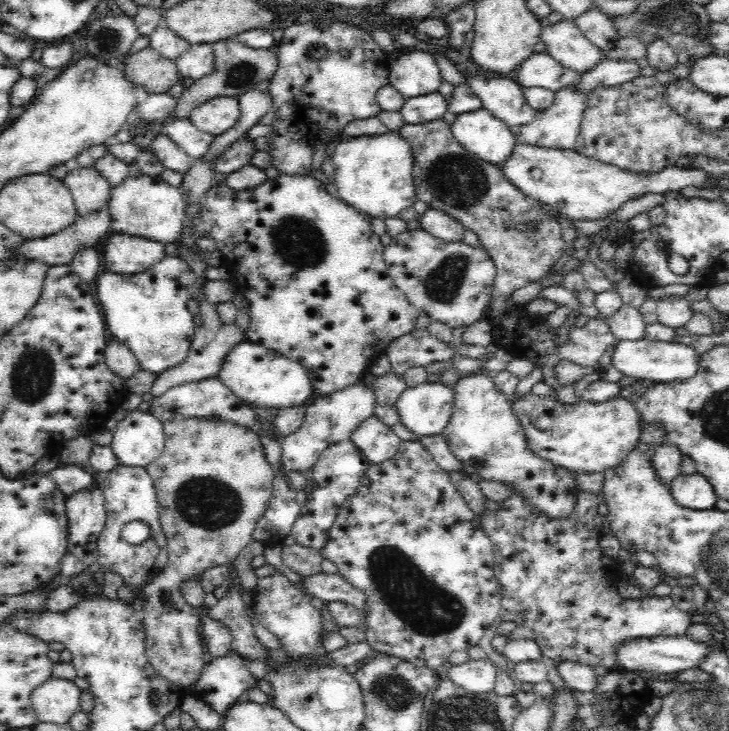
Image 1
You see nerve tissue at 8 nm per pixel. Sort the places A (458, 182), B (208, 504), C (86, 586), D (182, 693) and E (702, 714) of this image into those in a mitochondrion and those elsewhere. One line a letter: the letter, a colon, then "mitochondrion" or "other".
A: mitochondrion
B: mitochondrion
C: mitochondrion
D: other
E: mitochondrion

